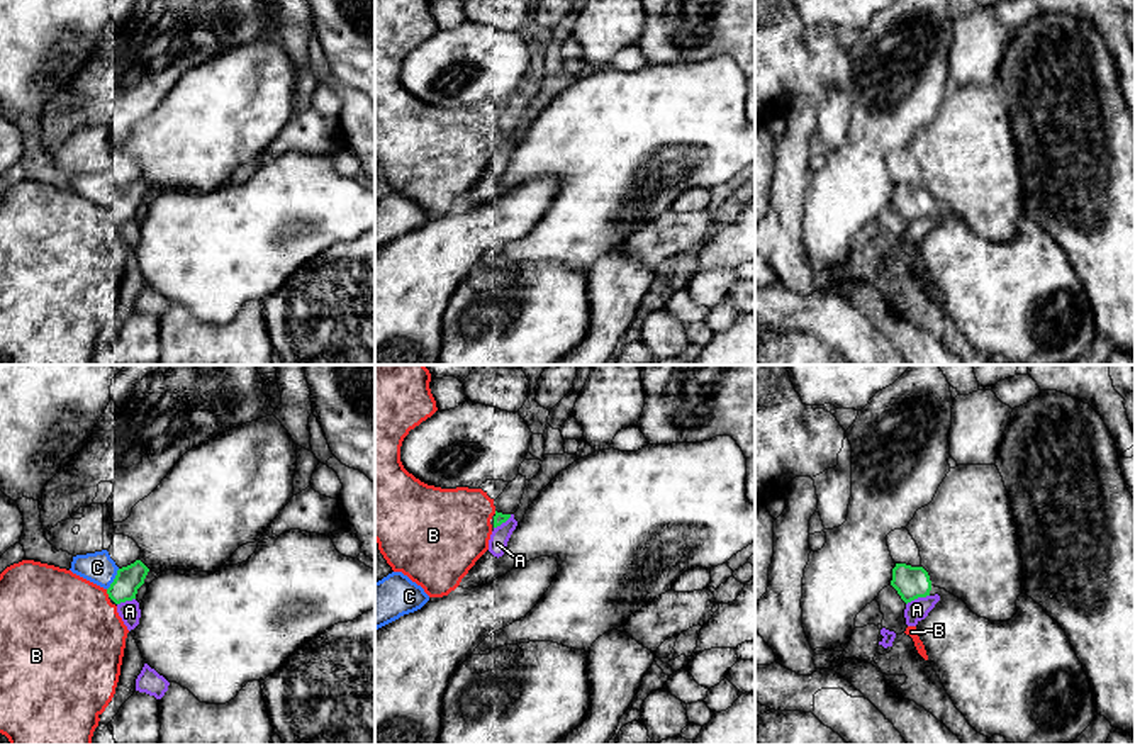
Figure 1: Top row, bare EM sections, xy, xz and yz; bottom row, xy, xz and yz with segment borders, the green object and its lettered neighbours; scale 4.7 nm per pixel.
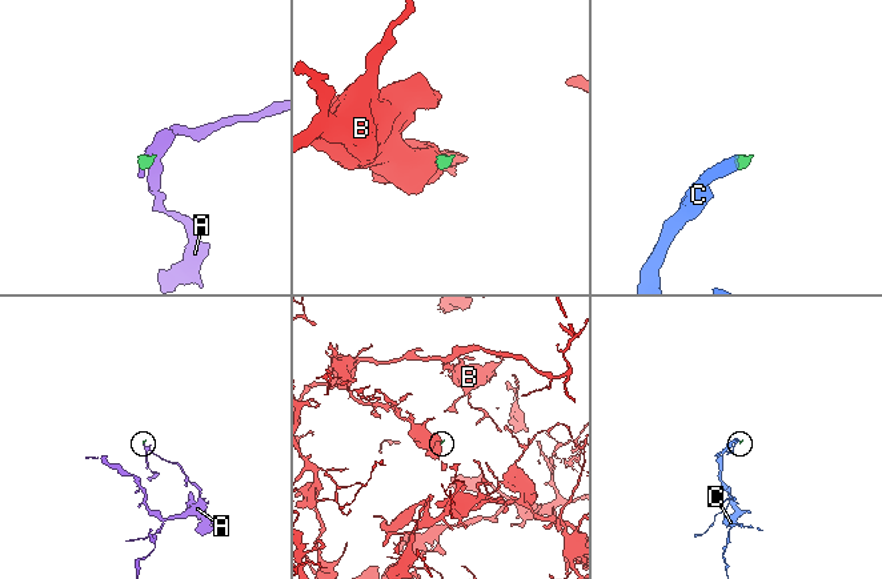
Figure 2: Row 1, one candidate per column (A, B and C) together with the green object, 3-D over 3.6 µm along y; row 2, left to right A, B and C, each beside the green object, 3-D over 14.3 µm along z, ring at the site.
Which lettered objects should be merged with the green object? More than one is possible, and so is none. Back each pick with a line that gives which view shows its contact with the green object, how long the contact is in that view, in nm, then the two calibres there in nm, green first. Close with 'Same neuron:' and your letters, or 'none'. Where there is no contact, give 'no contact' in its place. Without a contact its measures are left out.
C: xy | 120 nm | 130/150 nm
Same neuron: C

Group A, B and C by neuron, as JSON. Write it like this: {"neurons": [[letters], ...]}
{"neurons": [["A"], ["B"], ["C"]]}

